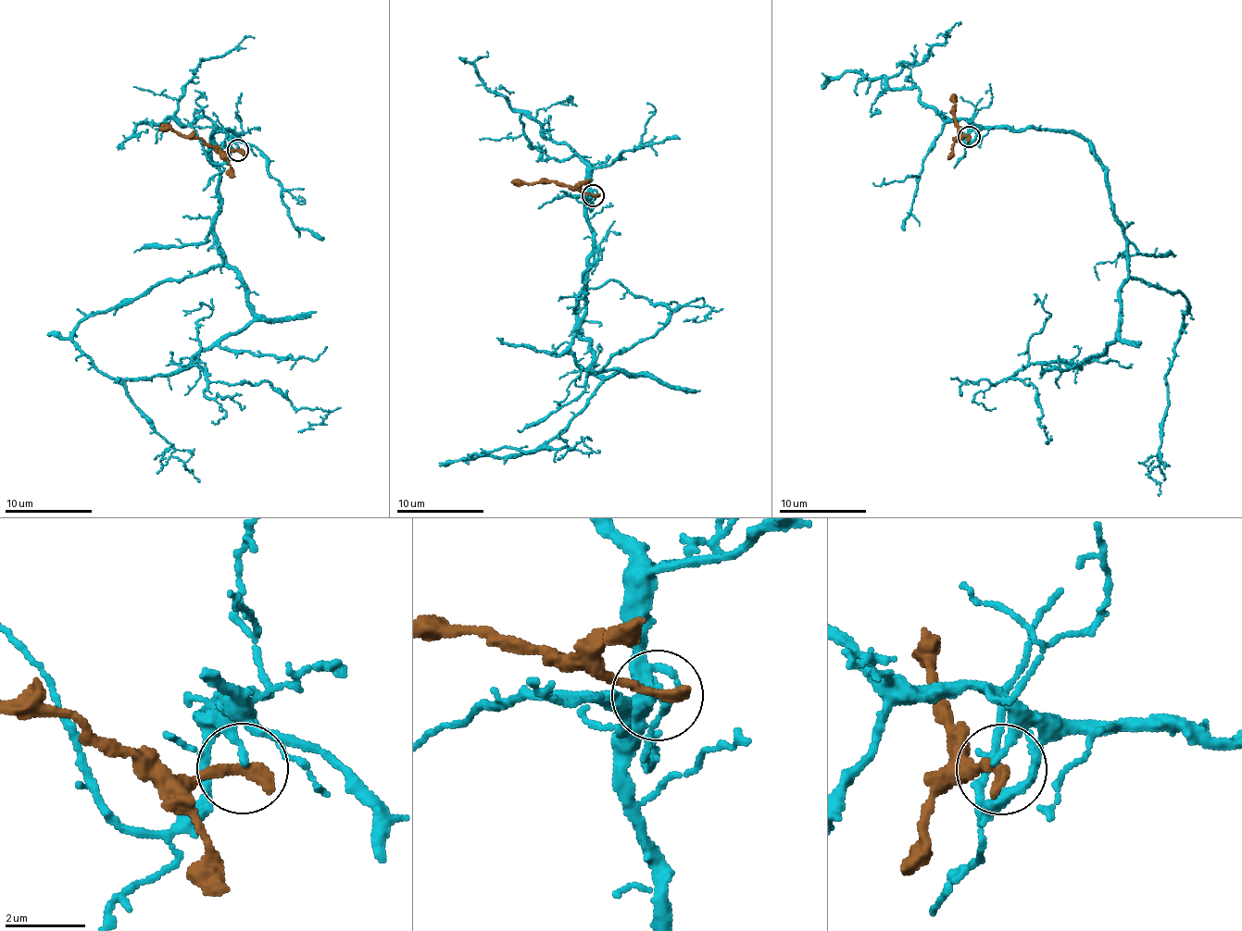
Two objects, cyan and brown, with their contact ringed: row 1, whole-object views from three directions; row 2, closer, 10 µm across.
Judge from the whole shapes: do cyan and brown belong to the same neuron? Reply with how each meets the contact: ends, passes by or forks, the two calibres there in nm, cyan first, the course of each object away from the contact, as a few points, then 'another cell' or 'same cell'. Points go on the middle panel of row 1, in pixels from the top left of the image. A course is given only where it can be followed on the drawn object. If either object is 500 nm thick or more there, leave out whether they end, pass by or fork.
cyan ends; brown ends; calibres 170 and 320 nm; course cyan (592, 193), (577, 328), (591, 373), (636, 377), (576, 363), (590, 290), (710, 308), (683, 322); course brown (592, 196), (552, 181), (511, 181); another cell

